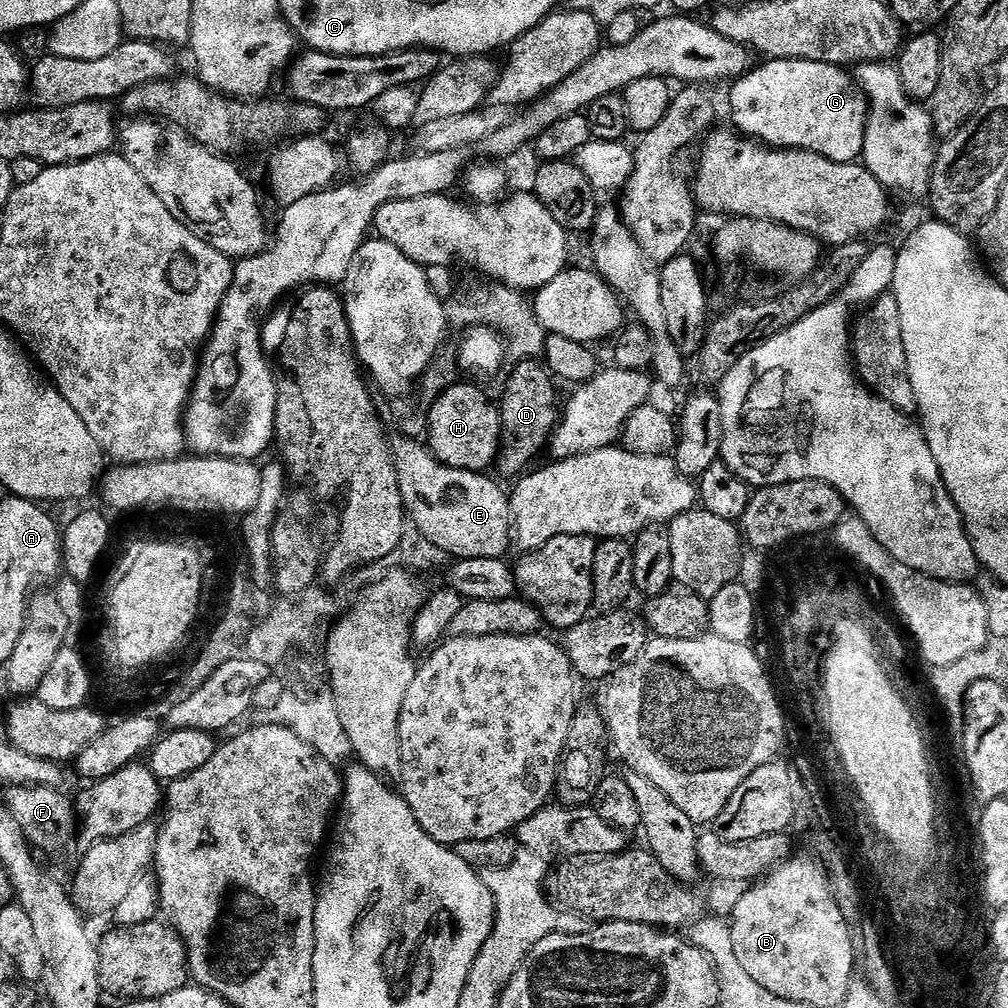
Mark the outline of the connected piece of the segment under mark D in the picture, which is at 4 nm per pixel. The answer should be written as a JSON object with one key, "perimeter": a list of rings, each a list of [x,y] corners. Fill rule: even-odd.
{"perimeter":[[[526,358],[511,374],[504,388],[504,401],[499,401],[500,409],[500,454],[498,468],[511,478],[527,473],[537,463],[536,455],[549,447],[562,416],[562,400],[556,397],[557,381],[547,367],[537,359]]]}

